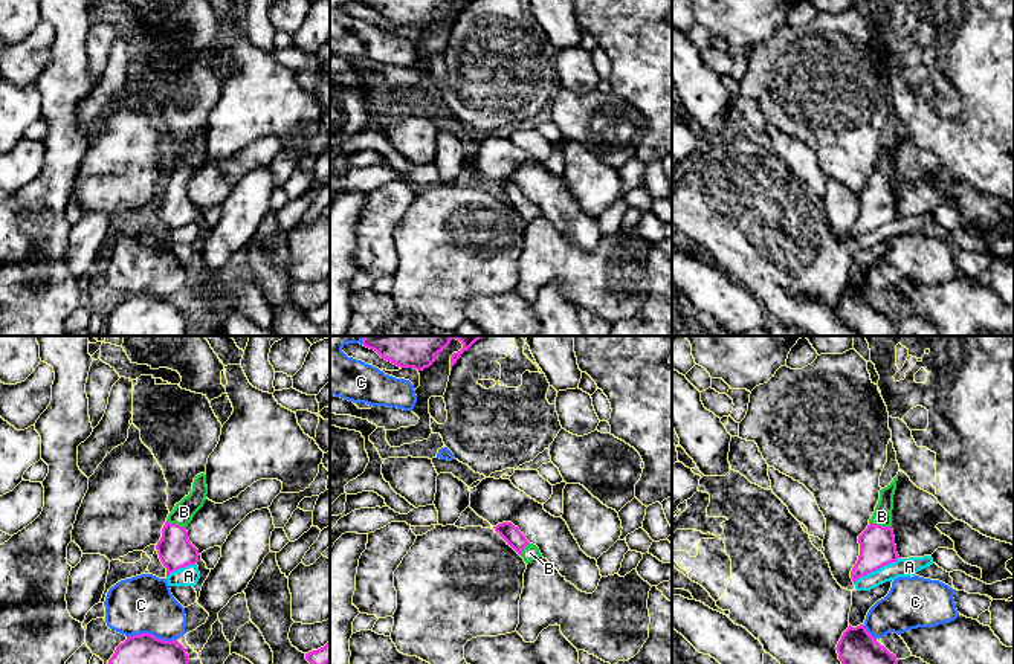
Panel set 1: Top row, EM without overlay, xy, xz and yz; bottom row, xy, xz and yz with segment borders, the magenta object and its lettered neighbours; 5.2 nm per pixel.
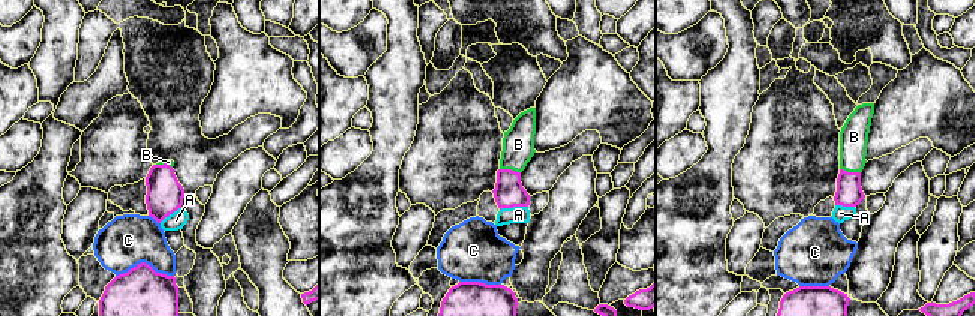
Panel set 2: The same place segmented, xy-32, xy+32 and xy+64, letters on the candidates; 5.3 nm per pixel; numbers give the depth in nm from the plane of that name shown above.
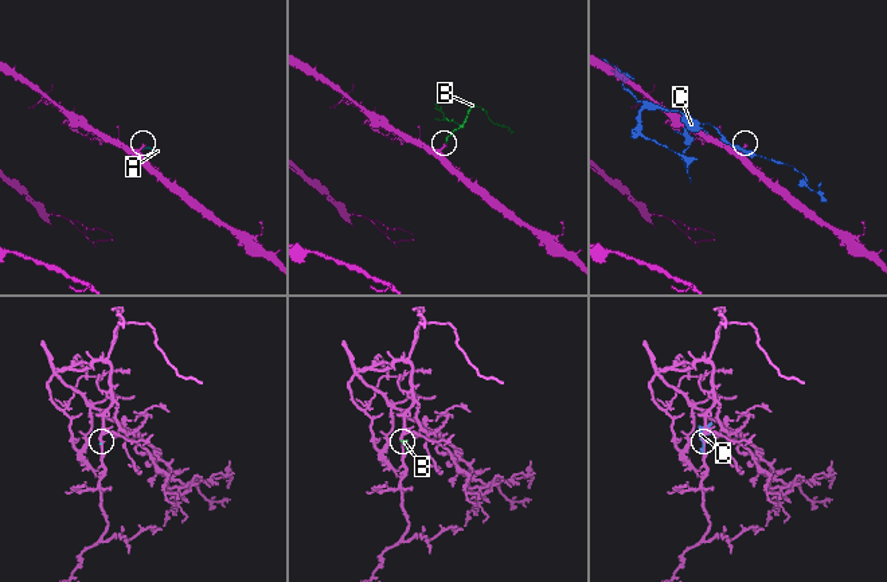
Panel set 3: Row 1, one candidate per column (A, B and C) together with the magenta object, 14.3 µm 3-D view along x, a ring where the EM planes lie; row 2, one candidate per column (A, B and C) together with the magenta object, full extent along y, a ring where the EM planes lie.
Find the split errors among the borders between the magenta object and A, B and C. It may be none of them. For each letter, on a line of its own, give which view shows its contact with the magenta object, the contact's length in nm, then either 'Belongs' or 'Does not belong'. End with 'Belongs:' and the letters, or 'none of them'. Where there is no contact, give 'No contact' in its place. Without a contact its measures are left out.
A: Touches magenta in yz. Shared border 280 nm. Does not belong
B: Touches magenta in yz. Shared border 120 nm. Belongs
C: Touches magenta in xy. Shared border 260 nm. Does not belong
Belongs: B

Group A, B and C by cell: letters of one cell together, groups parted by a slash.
A / B / C

